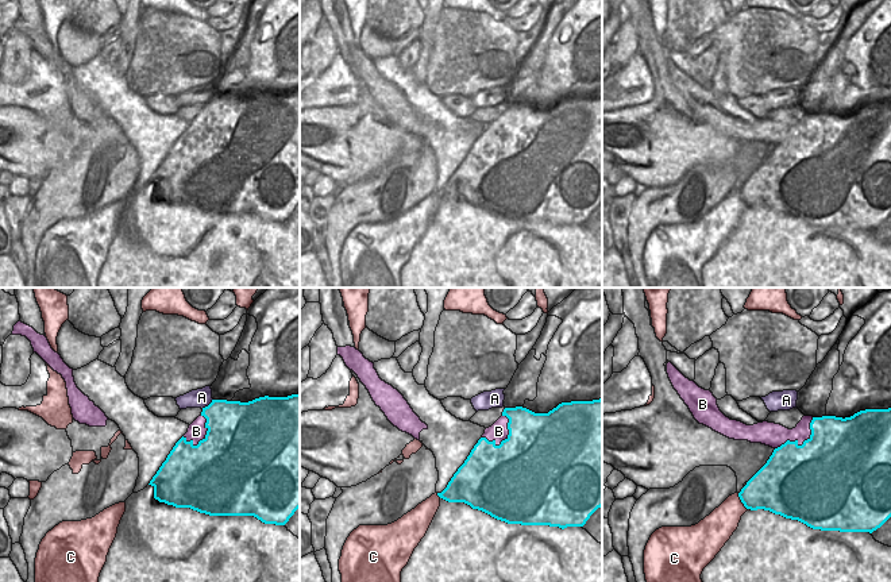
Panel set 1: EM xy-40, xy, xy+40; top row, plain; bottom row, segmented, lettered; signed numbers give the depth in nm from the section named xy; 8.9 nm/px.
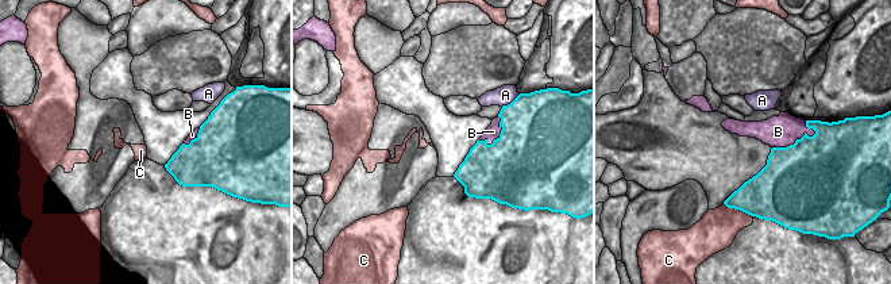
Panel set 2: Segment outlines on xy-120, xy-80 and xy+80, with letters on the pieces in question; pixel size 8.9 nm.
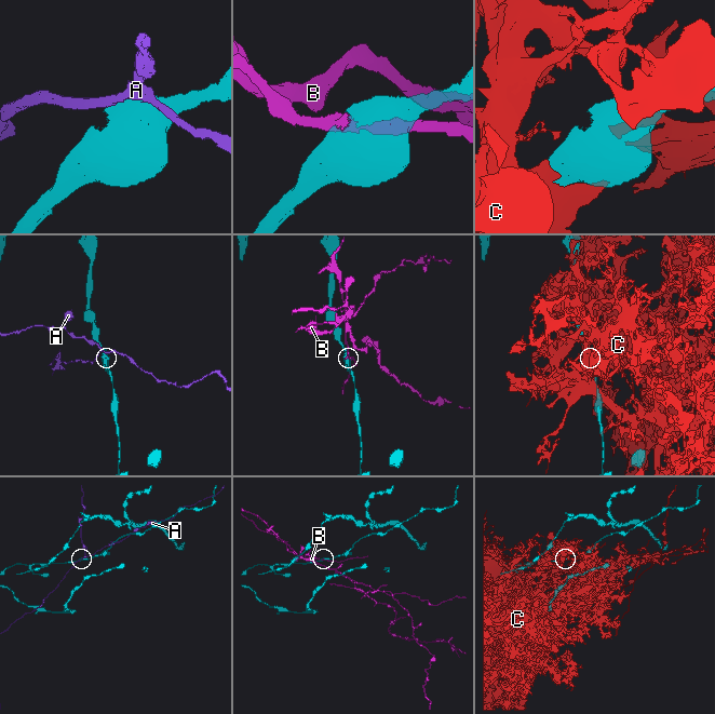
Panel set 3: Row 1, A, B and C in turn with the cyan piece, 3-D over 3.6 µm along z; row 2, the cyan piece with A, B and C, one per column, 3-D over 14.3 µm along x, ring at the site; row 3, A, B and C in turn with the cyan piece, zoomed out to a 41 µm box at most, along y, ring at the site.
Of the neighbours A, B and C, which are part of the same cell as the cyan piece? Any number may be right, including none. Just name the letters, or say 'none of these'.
none of these

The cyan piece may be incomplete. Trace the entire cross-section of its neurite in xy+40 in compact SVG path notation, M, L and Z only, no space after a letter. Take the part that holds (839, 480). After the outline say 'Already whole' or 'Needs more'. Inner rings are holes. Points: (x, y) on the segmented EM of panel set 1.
M891 408L865 409L850 417L822 416L813 417L810 423L811 435L802 446L798 440L787 440L775 448L767 463L747 482L738 493L744 506L751 510L764 509L786 519L798 520L813 529L840 531L840 532L869 532L880 528L891 517Z. Already whole

